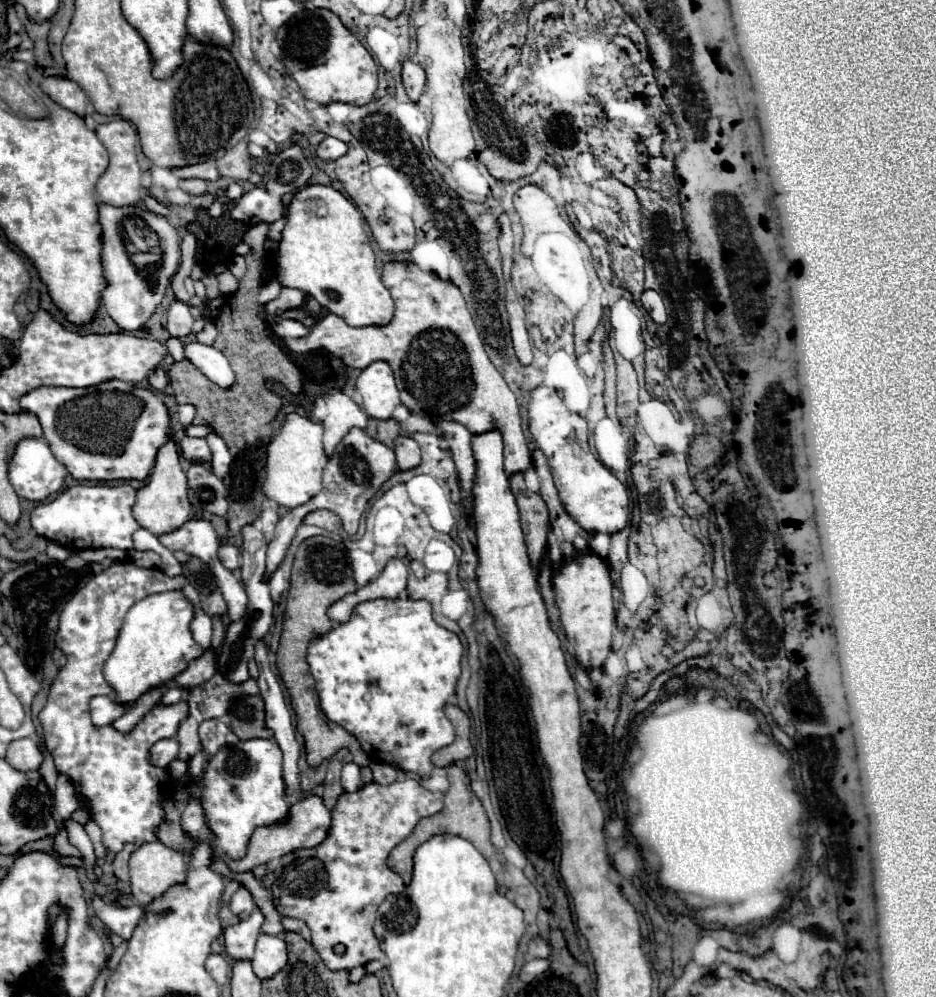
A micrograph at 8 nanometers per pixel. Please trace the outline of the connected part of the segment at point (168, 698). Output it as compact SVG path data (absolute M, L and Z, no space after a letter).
M171 686L171 688L163 694L161 704L177 704L177 702L181 702L181 700L187 700L187 696L189 696L189 692L187 692L185 688Z

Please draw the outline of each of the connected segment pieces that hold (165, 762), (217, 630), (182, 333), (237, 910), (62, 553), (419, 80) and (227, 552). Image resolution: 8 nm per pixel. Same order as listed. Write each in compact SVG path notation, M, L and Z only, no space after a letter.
M175 738L159 740L159 742L153 744L153 748L149 750L151 764L153 764L153 766L159 766L159 768L167 768L167 766L177 758L177 750L179 750L179 744L177 744Z
M211 616L211 622L213 622L213 642L211 644L213 644L215 650L219 650L219 646L225 640L225 626L223 626L219 616Z
M173 300L169 310L167 310L167 316L169 316L167 330L173 338L185 338L185 336L191 334L191 328L193 328L195 320L193 320L187 304L183 304L179 300Z
M241 886L241 888L233 894L229 908L231 908L231 912L233 912L235 916L239 916L239 918L247 918L247 916L253 912L255 902L253 902L253 896L249 894L249 890L247 890L245 886Z
M49 542L49 546L47 546L47 550L45 550L45 554L47 554L47 558L51 558L51 560L65 560L65 558L69 558L69 550L67 548L63 548L63 546L59 546L59 544L55 544L55 542Z
M409 60L403 62L403 84L405 84L405 90L407 90L407 96L417 102L419 96L423 94L423 88L425 88L425 72L421 66L417 64L411 64Z
M223 544L219 548L219 560L227 570L235 570L239 568L239 562L241 562L241 550L233 544Z

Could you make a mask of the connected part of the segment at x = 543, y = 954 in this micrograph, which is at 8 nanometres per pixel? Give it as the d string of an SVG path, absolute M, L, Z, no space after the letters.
M541 938L531 940L529 944L529 956L531 958L549 958L549 944Z

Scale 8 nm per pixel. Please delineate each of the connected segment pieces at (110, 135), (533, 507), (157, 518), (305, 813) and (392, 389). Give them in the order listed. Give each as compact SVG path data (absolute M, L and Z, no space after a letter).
M113 120L97 126L97 136L109 152L109 168L97 182L97 196L103 204L113 206L135 206L141 200L141 168L137 164L135 146L137 146L137 130L127 120Z
M521 472L513 474L509 484L511 484L511 492L513 492L517 506L519 506L521 526L525 532L525 542L527 542L531 564L535 568L539 568L543 554L547 550L547 534L549 534L547 506L539 494L533 494L527 490Z
M169 440L157 454L155 468L147 480L147 484L137 490L137 502L133 506L133 518L139 522L141 528L149 530L155 536L165 532L173 532L181 528L191 518L191 504L187 500L187 476L181 468L181 458L177 452L177 444Z
M307 796L295 804L291 804L289 808L289 820L285 820L285 824L269 824L269 826L261 826L253 832L247 854L243 860L231 860L228 865L233 872L249 872L259 864L269 864L277 858L281 858L283 854L289 854L293 850L299 848L313 848L317 844L321 844L327 836L331 828L331 810L323 804L323 800L319 796Z
M373 362L357 378L357 392L363 398L363 408L371 418L389 420L399 404L393 370L387 362Z

